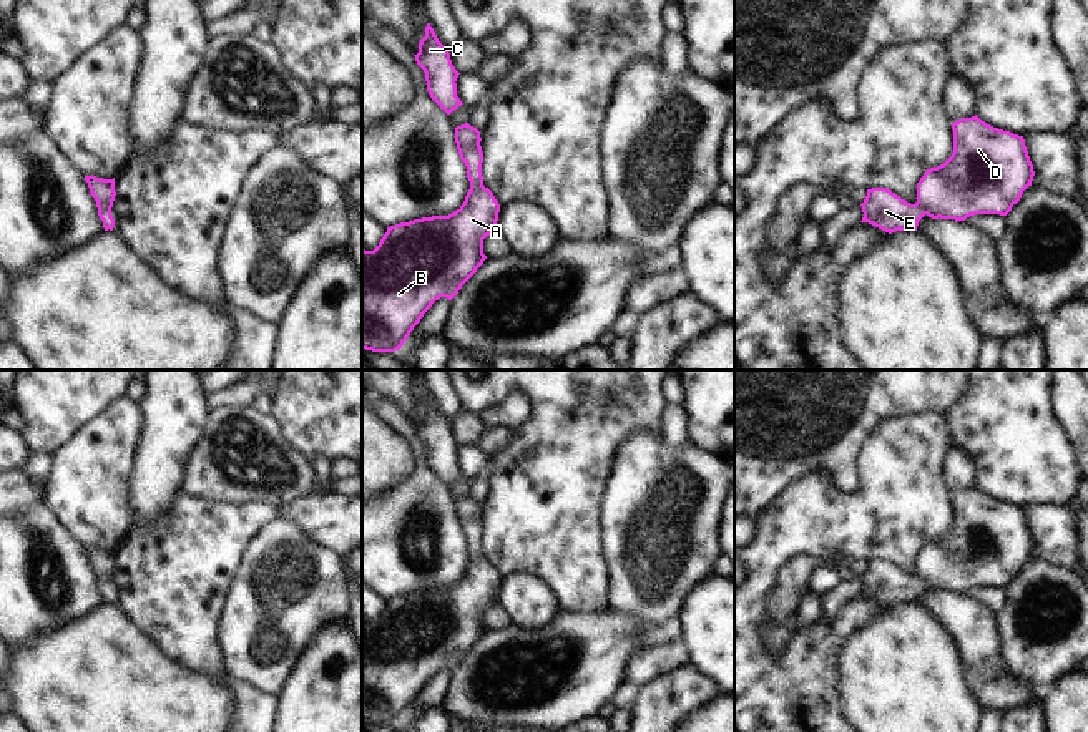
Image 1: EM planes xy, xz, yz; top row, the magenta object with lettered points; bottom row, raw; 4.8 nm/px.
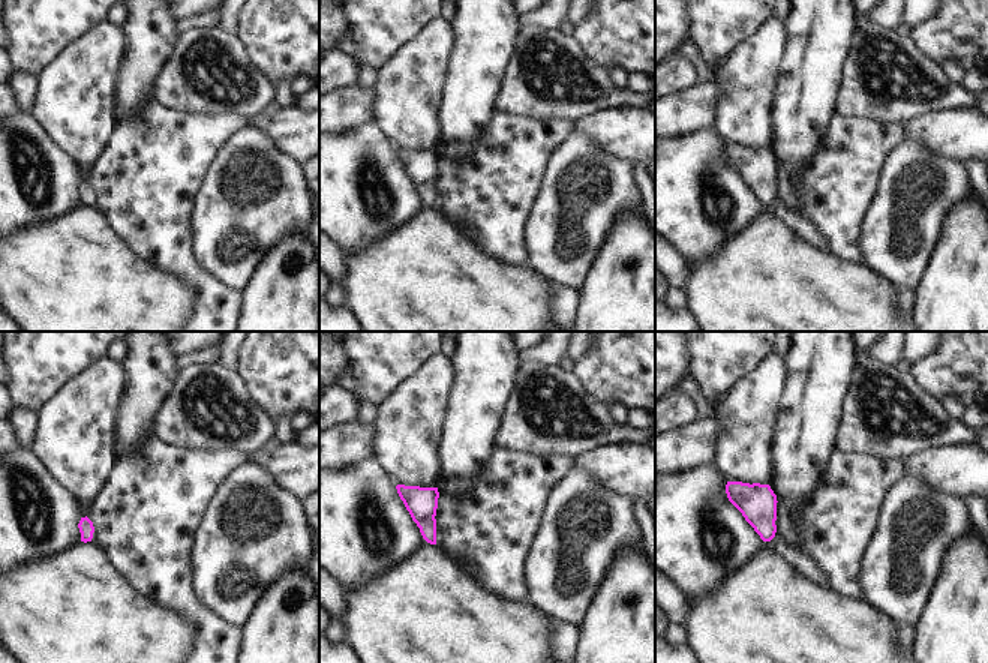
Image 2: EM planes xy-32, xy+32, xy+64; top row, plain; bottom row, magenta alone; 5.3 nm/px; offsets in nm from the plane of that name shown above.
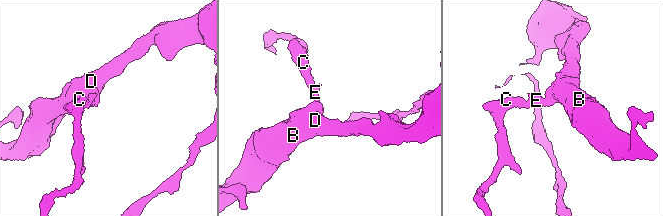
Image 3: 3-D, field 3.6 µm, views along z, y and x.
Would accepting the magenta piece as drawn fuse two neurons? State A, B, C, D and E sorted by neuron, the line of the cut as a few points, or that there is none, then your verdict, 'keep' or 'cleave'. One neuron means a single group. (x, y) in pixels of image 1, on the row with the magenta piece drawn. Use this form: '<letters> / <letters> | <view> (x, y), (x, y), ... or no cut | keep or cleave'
A B C D E | no cut | keep

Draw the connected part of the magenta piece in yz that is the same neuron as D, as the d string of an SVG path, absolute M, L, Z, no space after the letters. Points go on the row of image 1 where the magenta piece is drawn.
M977 115L952 123L953 153L940 166L924 173L917 183L917 203L910 204L887 188L867 189L860 222L869 222L889 234L895 231L917 231L919 221L927 214L932 219L965 221L975 214L1007 216L1032 186L1035 171L1023 136L993 128Z

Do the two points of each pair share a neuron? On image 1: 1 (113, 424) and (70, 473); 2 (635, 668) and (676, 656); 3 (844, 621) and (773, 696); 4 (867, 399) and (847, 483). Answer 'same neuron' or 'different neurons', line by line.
1: same neuron
2: same neuron
3: same neuron
4: same neuron

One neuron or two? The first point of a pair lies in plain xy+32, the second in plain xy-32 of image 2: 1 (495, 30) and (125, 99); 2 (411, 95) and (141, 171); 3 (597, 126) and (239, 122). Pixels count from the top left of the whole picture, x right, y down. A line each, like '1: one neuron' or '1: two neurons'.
1: one neuron
2: one neuron
3: two neurons

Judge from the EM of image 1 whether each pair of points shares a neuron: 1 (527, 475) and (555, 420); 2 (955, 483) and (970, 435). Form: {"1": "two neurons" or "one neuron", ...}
{"1": "one neuron", "2": "two neurons"}

